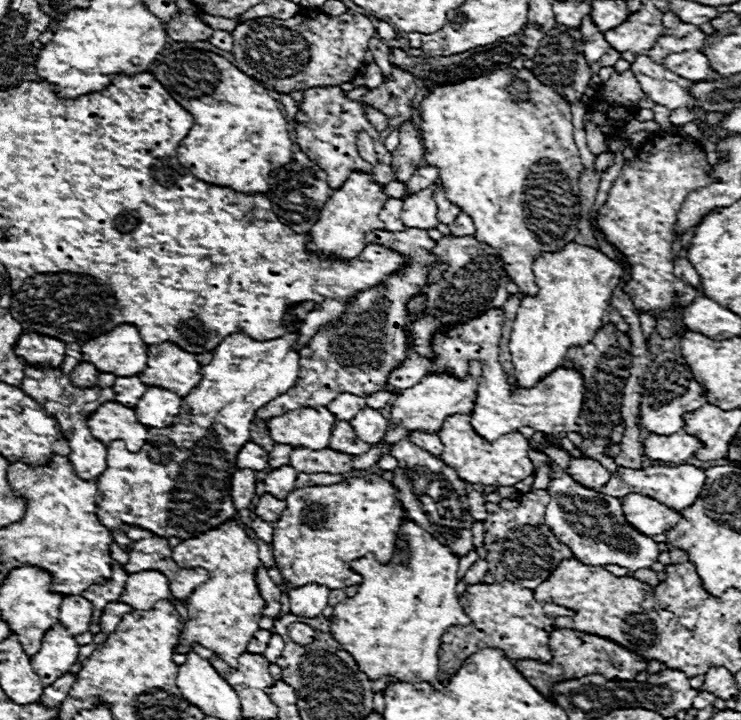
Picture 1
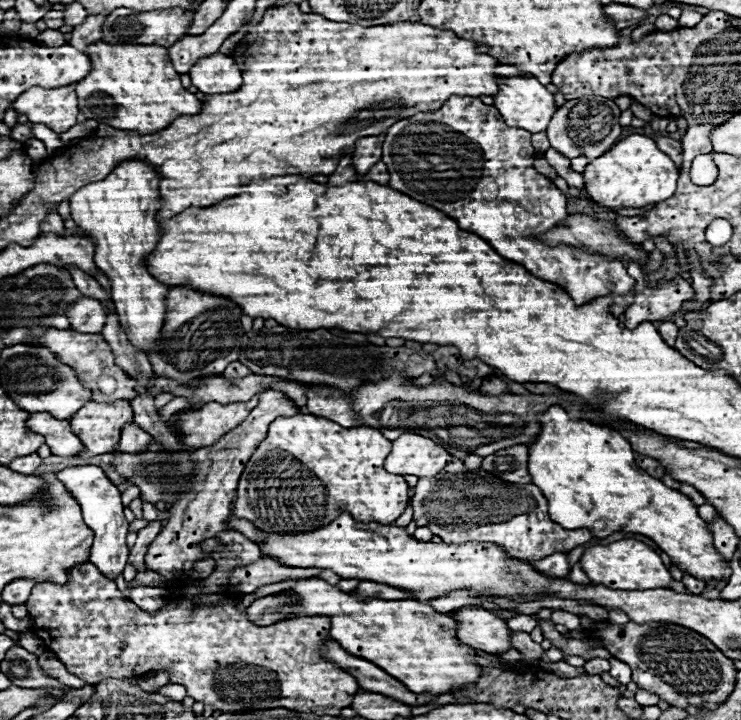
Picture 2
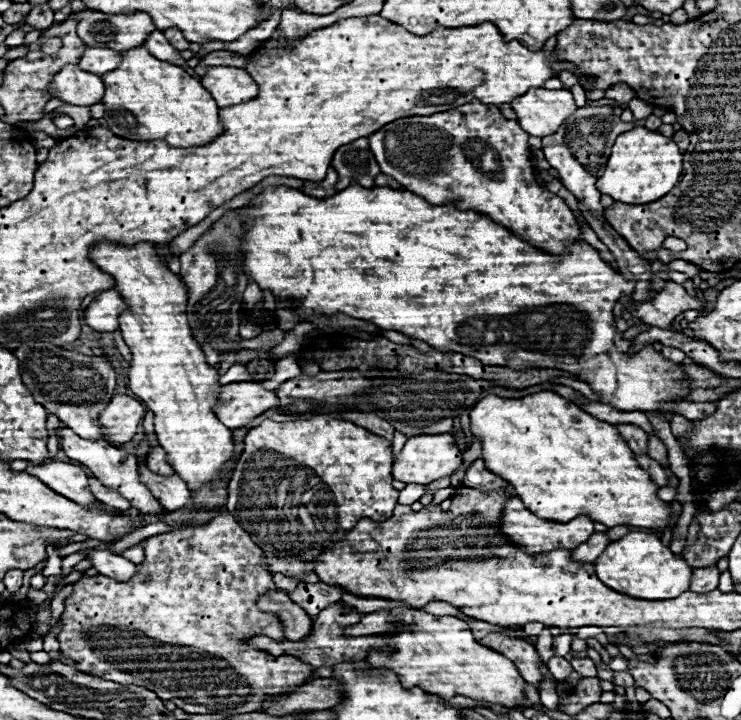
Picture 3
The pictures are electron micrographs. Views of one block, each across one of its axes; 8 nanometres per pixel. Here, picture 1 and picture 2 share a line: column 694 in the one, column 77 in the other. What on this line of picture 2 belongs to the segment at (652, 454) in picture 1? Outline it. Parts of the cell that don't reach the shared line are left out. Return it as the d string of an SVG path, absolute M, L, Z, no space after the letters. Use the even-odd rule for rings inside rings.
M48 412L30 414L30 418L26 420L26 426L32 432L36 432L36 434L46 438L46 444L50 446L54 456L74 458L84 448L80 438L70 432L68 420L56 420Z

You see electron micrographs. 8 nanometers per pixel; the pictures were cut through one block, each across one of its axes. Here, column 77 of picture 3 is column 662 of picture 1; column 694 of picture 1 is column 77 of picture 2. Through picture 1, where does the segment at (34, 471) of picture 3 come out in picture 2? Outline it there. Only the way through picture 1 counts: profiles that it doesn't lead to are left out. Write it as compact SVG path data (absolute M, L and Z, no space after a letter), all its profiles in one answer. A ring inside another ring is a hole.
M74 466L56 472L58 480L64 482L64 486L72 492L72 496L78 500L82 512L84 512L84 522L88 528L94 530L94 544L90 548L90 562L104 574L108 580L116 580L128 560L128 548L126 548L126 532L128 532L128 522L124 518L124 504L120 500L120 490L104 476L102 468L98 466Z

